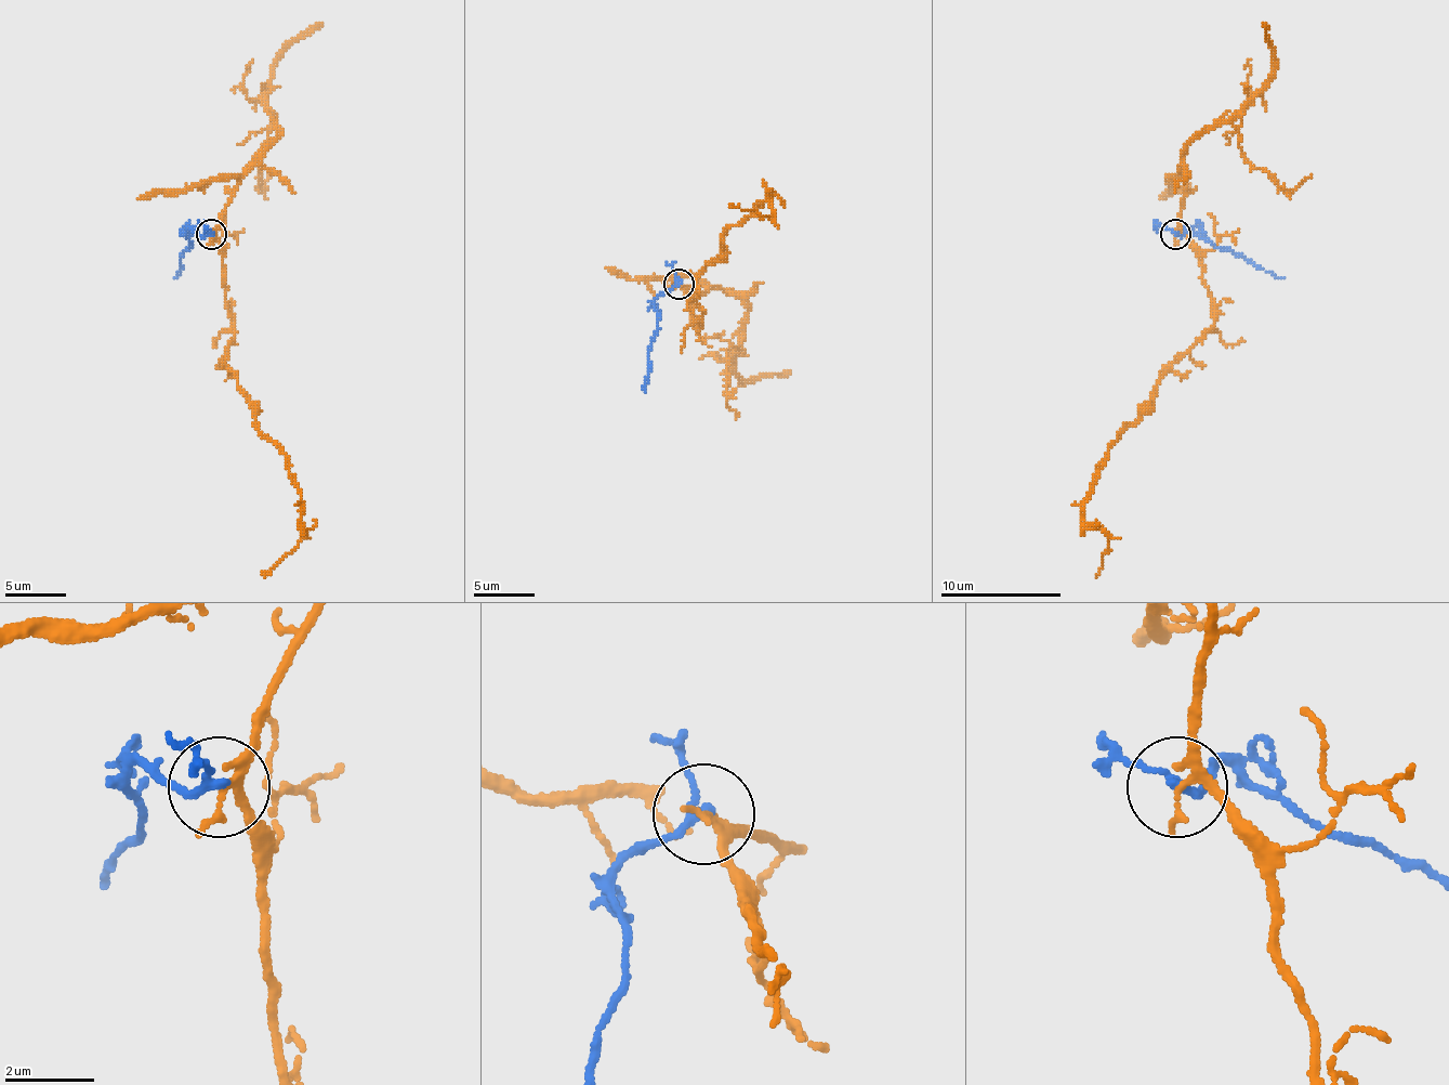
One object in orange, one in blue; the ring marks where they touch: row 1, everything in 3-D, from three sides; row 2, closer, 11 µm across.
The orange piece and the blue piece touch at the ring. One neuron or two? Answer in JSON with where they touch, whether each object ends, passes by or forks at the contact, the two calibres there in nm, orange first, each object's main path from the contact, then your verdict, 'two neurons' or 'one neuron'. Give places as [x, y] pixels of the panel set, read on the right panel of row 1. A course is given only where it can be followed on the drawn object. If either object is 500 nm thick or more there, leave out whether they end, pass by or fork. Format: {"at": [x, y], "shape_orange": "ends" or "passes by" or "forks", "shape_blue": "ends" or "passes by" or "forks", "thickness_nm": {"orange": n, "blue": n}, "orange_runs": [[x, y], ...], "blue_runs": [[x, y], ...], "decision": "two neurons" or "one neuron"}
{"at": [1175, 234], "shape_orange": "passes by", "shape_blue": "passes by", "thickness_nm": {"orange": 190, "blue": 170}, "orange_runs": [[1175, 235], [1196, 253], [1214, 323], [1105, 456], [1084, 520], [1108, 541], [1096, 574]], "blue_runs": [[1175, 235], [1202, 232], [1217, 247], [1245, 257], [1283, 277]], "decision": "two neurons"}

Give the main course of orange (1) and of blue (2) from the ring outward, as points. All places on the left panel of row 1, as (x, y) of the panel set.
1: (210, 235), (222, 253), (234, 338), (225, 363), (264, 435), (286, 456), (301, 496), (301, 541), (262, 574)
2: (210, 235), (186, 232), (189, 247), (180, 257), (176, 277)

